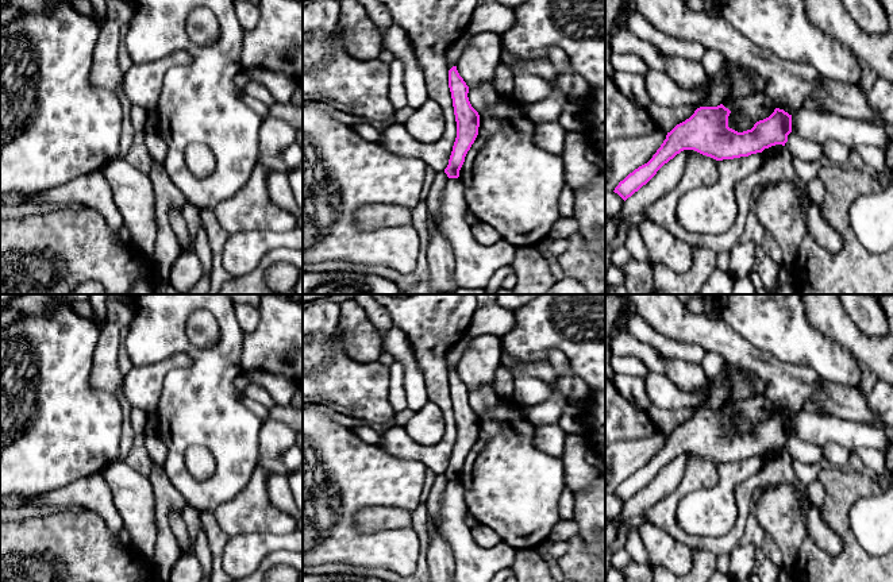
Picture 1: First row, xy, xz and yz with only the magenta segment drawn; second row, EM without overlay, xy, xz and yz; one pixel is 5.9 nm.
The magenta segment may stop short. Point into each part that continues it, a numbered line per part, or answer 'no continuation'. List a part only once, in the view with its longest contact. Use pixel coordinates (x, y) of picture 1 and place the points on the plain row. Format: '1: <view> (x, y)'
no continuation

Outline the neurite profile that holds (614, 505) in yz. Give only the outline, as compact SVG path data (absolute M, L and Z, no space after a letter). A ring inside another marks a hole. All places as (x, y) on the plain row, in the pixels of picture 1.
M612 494L605 496L605 521L609 521L615 517L617 517L624 509L624 502Z

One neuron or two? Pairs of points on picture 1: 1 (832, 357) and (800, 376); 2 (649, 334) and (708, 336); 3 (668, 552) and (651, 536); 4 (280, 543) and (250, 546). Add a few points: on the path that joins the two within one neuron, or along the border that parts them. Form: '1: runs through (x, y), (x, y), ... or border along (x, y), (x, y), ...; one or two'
1: border along (811, 367), (823, 380), (840, 384); two
2: border along (638, 312), (658, 332), (691, 345); two
3: runs through (664, 548), (655, 540); one
4: runs through (273, 543), (257, 546); one

